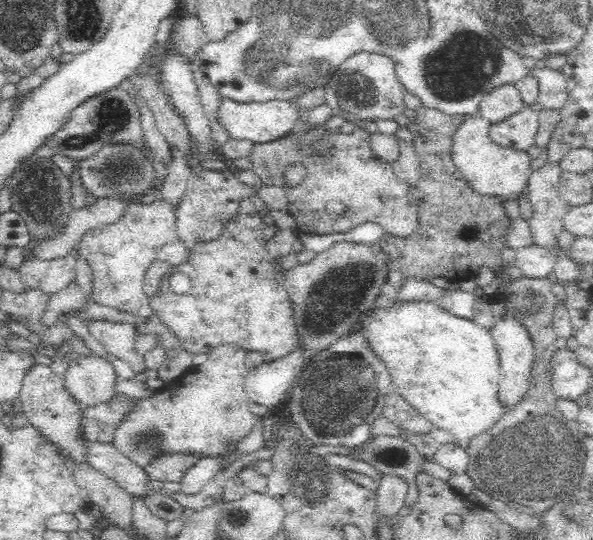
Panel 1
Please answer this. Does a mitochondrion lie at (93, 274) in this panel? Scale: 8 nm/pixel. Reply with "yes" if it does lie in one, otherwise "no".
no

